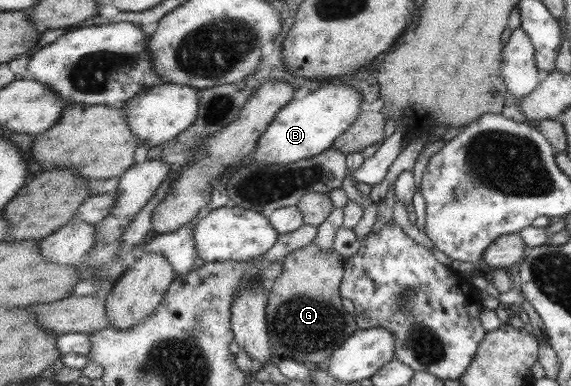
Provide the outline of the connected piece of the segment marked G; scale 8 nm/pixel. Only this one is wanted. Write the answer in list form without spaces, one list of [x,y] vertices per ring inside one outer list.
[[[314,243],[284,257],[281,275],[267,289],[268,305],[265,307],[270,351],[274,349],[279,360],[296,357],[292,361],[301,364],[326,361],[336,345],[341,345],[356,331],[354,317],[336,305],[336,289],[345,271],[342,259],[333,249],[328,254],[320,252]]]

